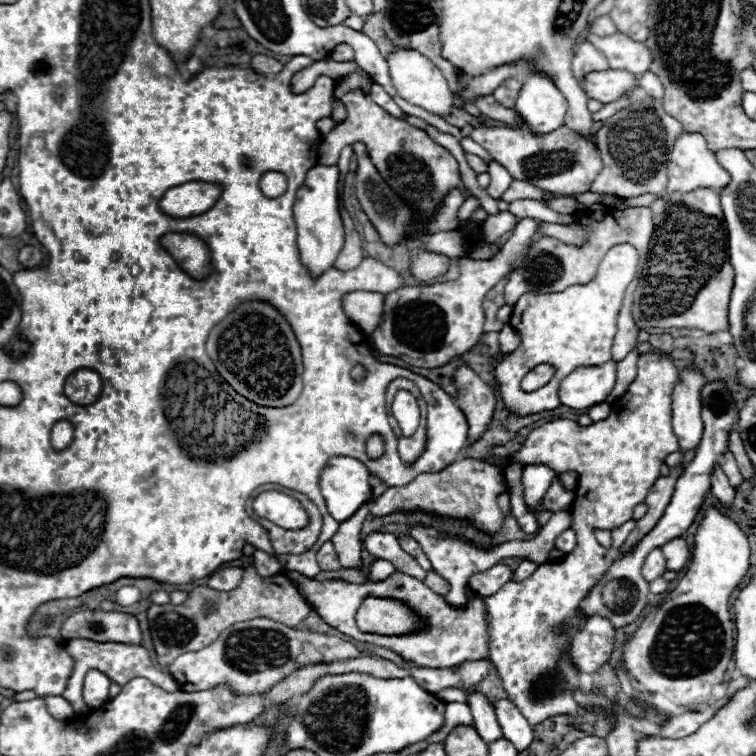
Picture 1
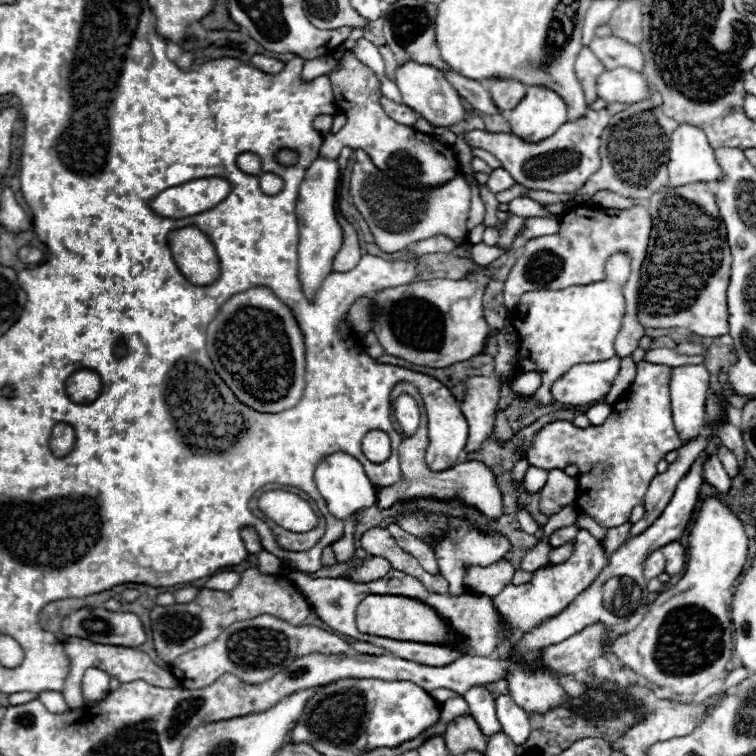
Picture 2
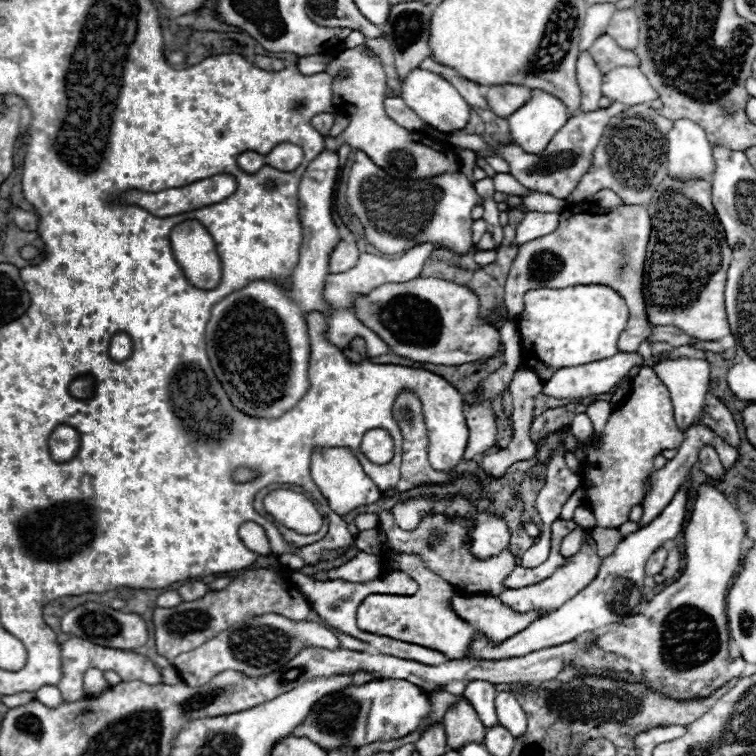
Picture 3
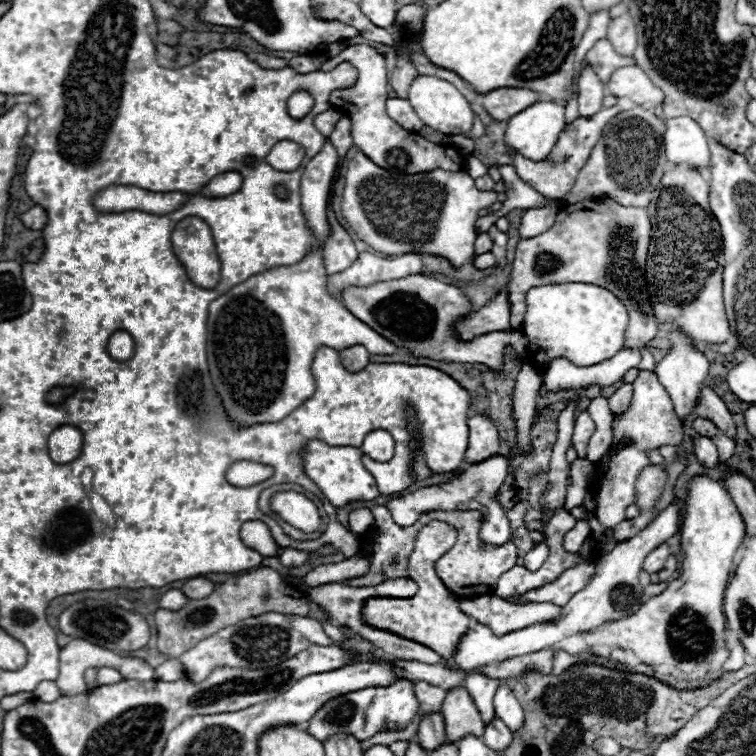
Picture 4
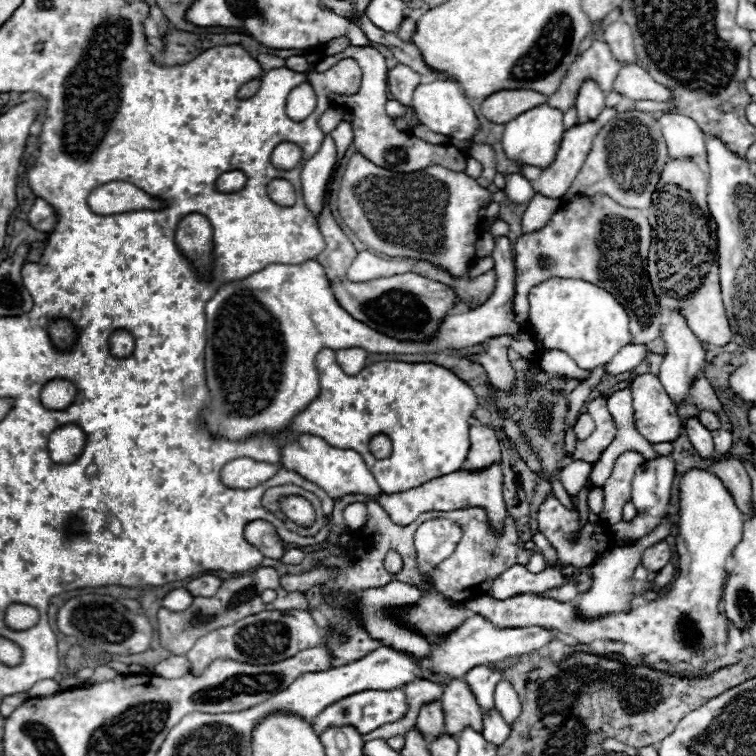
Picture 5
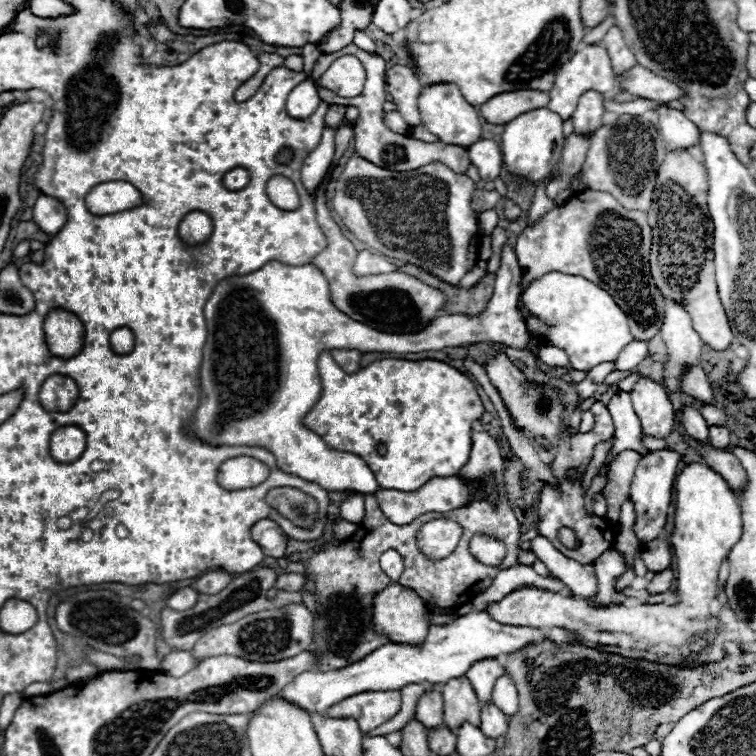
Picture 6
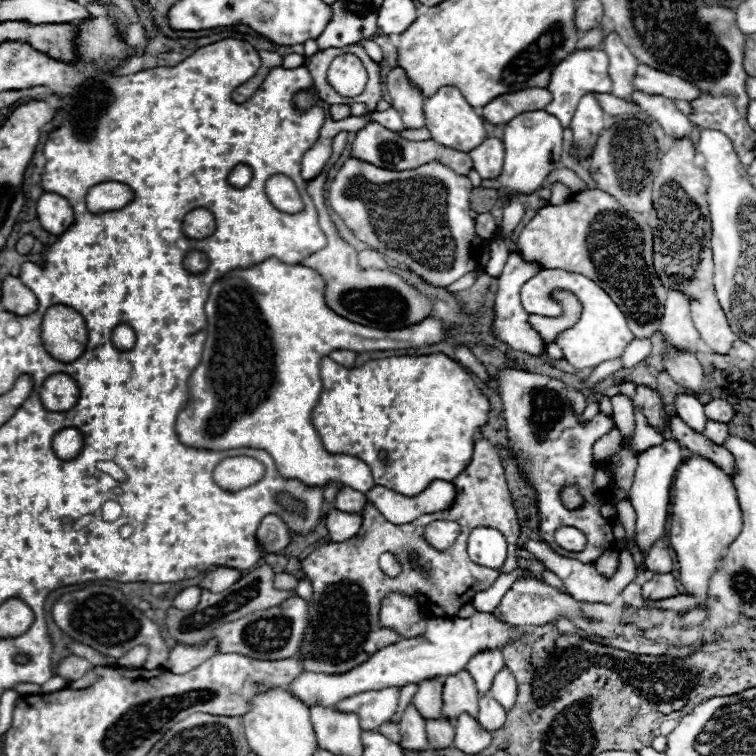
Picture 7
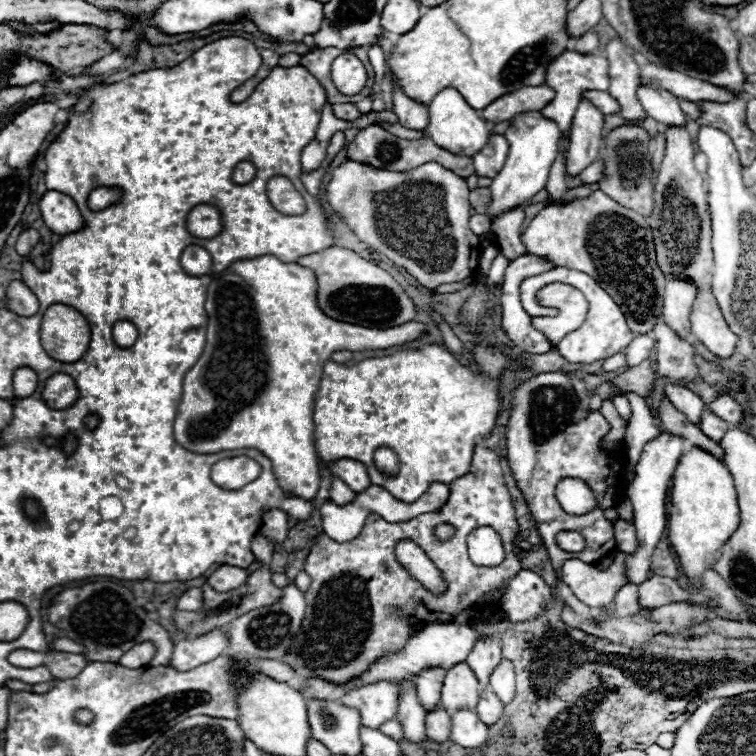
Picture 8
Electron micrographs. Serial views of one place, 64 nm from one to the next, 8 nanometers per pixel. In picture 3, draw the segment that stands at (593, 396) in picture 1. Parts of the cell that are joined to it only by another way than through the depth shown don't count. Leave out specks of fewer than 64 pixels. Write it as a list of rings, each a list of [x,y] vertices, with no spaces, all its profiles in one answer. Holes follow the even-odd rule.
[[[618,352],[614,358],[606,358],[600,362],[590,362],[582,366],[564,366],[564,368],[558,368],[544,383],[542,392],[554,398],[582,398],[582,396],[592,396],[592,394],[604,394],[610,388],[614,388],[616,382],[624,378],[630,368],[634,368],[635,365],[641,366],[642,362],[643,358],[637,352],[632,352],[632,354]]]

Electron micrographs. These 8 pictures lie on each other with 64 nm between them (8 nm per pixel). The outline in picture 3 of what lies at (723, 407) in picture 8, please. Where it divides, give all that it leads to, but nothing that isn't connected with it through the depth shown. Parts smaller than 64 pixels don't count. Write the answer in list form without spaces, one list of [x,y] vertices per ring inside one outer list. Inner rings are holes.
[[[702,422],[694,424],[692,430],[688,430],[684,434],[684,442],[678,448],[678,454],[666,462],[664,468],[654,472],[654,486],[650,496],[644,500],[644,516],[640,520],[642,526],[646,526],[648,522],[652,522],[652,518],[656,518],[656,514],[660,514],[660,510],[664,510],[664,506],[668,506],[668,502],[674,498],[674,494],[678,492],[682,480],[688,476],[690,466],[694,466],[698,462],[698,450],[702,444],[712,444],[714,432],[704,426]]]

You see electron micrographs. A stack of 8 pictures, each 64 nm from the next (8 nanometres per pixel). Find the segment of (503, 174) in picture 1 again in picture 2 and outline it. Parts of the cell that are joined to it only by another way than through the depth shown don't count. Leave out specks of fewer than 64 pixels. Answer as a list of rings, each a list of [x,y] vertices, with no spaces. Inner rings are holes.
[[[496,168],[492,174],[490,174],[490,180],[488,180],[488,186],[494,194],[498,192],[504,192],[504,190],[510,190],[512,186],[516,184],[516,180],[504,170],[504,168]]]

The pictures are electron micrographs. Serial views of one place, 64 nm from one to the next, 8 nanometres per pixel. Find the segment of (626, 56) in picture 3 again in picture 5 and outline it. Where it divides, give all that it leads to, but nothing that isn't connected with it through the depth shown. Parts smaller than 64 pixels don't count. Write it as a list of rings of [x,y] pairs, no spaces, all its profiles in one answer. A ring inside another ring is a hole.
[[[592,42],[592,46],[588,50],[584,50],[582,54],[576,56],[574,64],[568,68],[566,76],[560,82],[560,88],[548,98],[548,106],[568,112],[574,102],[576,96],[582,88],[582,84],[586,80],[594,80],[602,92],[610,92],[610,84],[616,80],[618,70],[622,68],[622,64],[618,64],[606,42]]]

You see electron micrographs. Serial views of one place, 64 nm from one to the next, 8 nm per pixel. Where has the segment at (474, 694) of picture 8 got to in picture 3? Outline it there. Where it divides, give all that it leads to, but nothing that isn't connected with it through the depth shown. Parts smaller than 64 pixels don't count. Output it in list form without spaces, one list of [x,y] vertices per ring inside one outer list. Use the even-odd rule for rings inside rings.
[[[460,696],[460,700],[448,708],[442,722],[446,730],[446,742],[454,750],[464,746],[464,742],[484,742],[486,728],[464,696]]]

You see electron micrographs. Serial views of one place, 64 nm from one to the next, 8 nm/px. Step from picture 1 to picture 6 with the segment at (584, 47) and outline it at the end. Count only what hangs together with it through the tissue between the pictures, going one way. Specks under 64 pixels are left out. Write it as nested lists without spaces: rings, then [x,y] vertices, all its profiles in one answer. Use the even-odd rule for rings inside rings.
[[[584,92],[578,100],[576,112],[572,114],[574,132],[576,134],[588,134],[592,136],[602,126],[602,114],[604,114],[604,98],[600,92]]]

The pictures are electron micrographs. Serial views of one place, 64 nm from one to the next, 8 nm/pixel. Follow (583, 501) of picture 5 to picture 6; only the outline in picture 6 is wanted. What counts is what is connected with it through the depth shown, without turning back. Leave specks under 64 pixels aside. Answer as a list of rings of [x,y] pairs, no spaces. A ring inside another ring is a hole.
[[[612,436],[610,440],[606,440],[606,442],[600,442],[600,444],[594,448],[594,458],[592,458],[590,466],[588,466],[588,472],[586,472],[586,480],[584,480],[584,488],[586,488],[586,490],[590,488],[590,482],[592,482],[592,478],[596,476],[598,468],[604,464],[604,460],[606,460],[608,452],[612,450],[612,444],[614,444],[614,436]]]

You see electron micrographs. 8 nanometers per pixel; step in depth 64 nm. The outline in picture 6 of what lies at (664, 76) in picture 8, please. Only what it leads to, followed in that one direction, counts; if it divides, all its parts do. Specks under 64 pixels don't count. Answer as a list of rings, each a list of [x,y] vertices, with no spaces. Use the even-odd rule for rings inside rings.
[[[636,64],[622,78],[622,86],[628,94],[640,96],[640,98],[650,98],[650,100],[660,100],[660,102],[670,102],[670,100],[678,100],[678,98],[686,96],[686,92],[676,82],[656,76],[654,72],[646,70],[640,64]]]

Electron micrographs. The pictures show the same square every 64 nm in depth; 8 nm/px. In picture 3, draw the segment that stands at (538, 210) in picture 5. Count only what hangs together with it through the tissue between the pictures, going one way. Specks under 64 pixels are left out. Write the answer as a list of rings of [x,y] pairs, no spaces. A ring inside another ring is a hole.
[[[526,212],[522,218],[518,230],[516,230],[516,244],[524,244],[528,240],[540,238],[544,234],[550,234],[558,226],[558,214],[556,212]]]

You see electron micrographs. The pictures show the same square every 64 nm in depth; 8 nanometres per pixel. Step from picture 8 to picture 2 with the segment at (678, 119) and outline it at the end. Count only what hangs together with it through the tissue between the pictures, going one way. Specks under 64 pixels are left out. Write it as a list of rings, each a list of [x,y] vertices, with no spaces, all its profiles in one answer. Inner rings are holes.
[[[680,124],[670,134],[668,150],[670,186],[684,186],[692,182],[716,182],[722,172],[714,158],[714,150],[706,134],[690,124]]]

